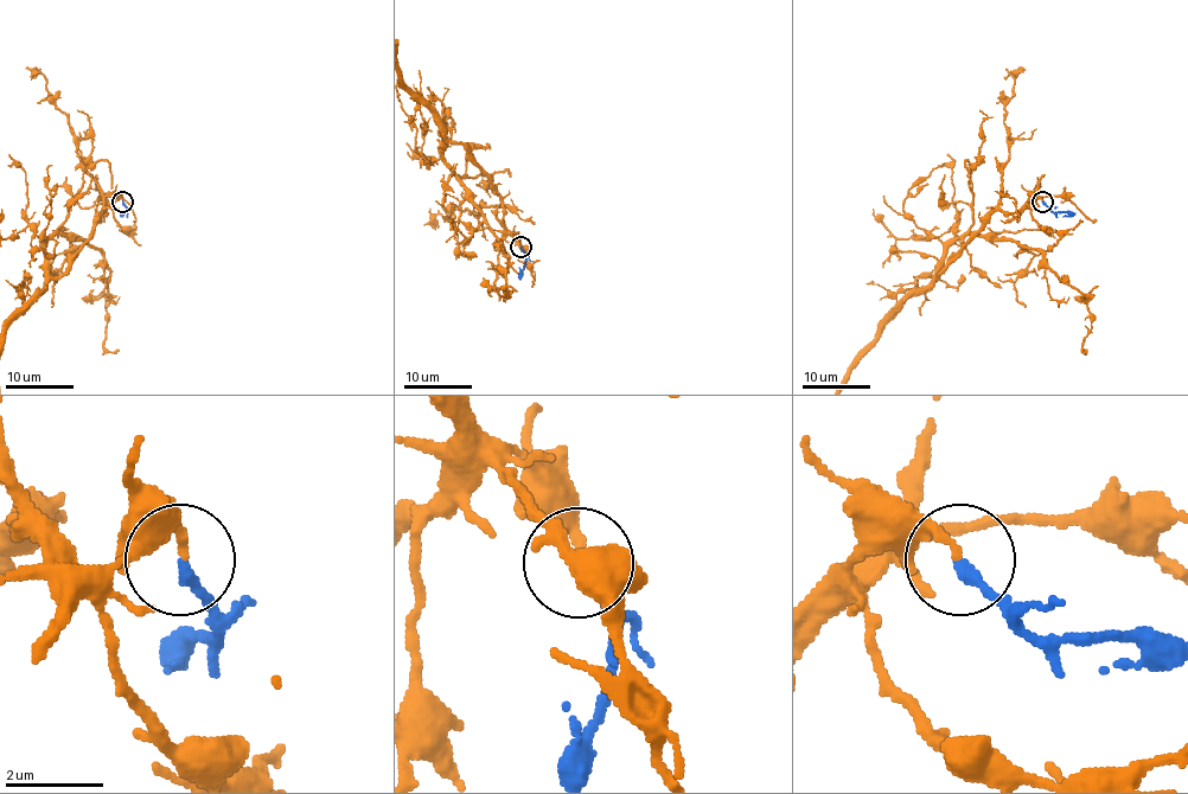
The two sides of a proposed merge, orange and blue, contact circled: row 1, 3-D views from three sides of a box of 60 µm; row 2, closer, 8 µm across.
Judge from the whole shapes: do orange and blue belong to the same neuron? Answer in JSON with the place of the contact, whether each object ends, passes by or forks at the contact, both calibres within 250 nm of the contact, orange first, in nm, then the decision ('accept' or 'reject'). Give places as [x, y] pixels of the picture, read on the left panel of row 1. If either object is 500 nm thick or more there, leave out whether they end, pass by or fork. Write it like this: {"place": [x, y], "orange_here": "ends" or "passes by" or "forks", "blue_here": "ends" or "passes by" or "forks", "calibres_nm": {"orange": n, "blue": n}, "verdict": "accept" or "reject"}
{"place": [122, 202], "orange_here": "ends", "blue_here": "ends", "calibres_nm": {"orange": 190, "blue": 240}, "verdict": "accept"}

